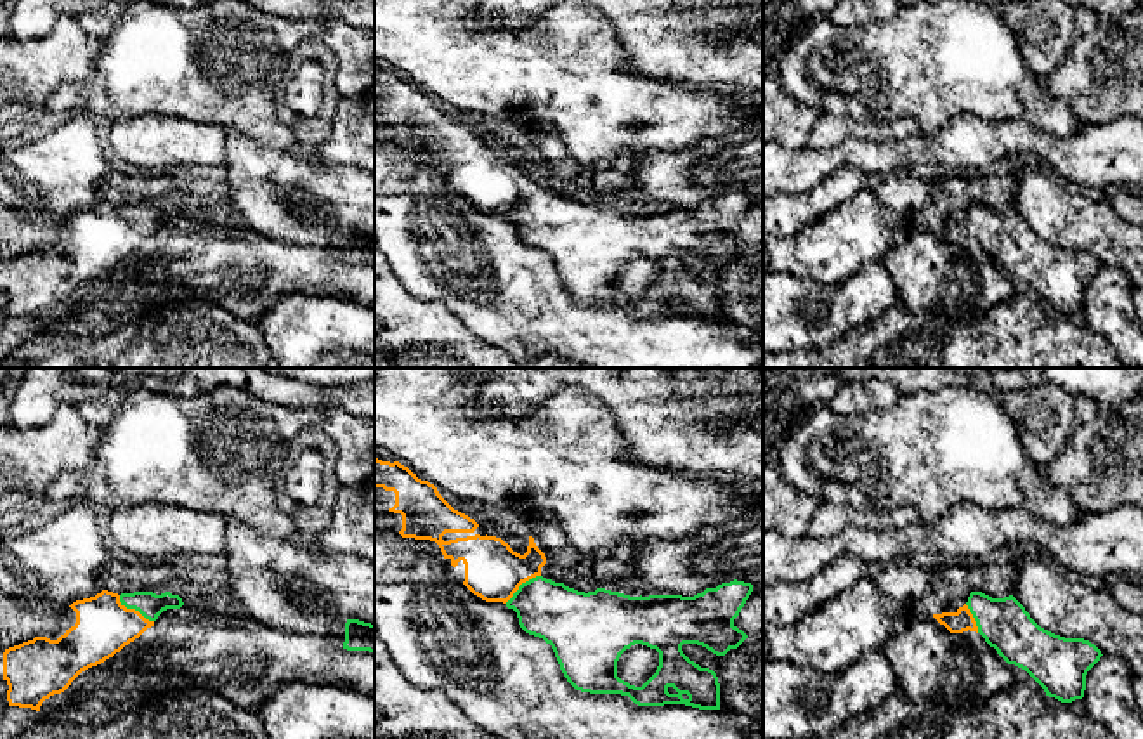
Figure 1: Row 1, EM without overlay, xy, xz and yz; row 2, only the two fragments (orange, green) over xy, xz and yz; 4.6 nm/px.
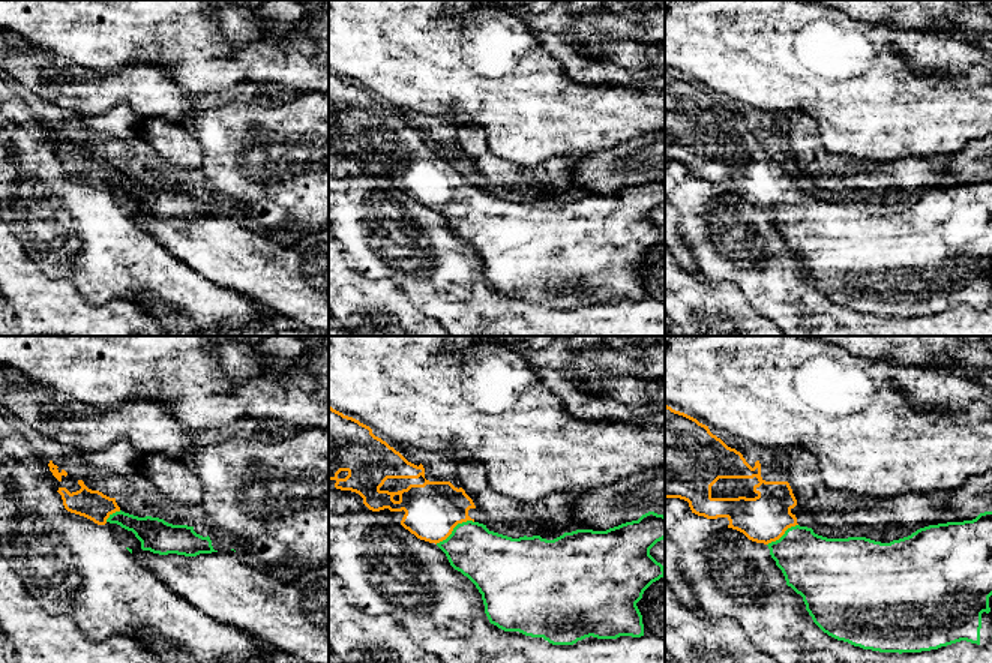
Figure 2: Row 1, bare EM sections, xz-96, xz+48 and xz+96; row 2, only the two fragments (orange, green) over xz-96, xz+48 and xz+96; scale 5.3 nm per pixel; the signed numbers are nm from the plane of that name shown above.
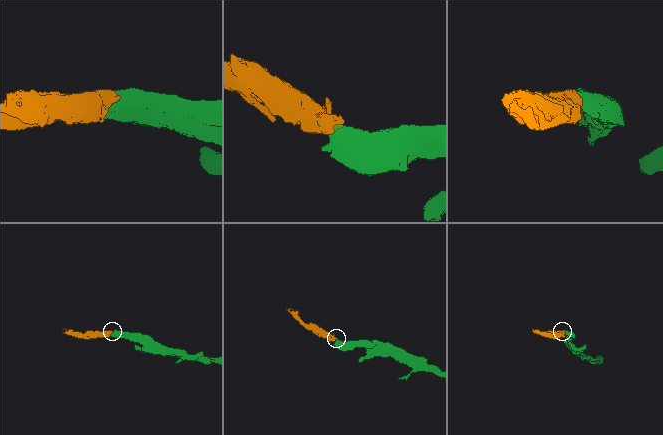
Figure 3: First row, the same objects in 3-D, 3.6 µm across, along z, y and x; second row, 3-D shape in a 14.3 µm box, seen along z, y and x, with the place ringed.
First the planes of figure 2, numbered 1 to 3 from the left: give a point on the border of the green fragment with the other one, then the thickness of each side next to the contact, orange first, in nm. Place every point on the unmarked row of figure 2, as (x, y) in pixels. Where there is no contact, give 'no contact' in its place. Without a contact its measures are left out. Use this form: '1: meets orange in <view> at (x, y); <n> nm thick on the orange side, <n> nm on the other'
1: meets orange in xz-96 at (113, 176); 160 nm thick on the orange side, 170 nm on the other
2: meets orange in xz+48 at (453, 191); 300 nm thick on the orange side, 300 nm on the other
3: meets orange in xz+96 at (782, 198); 260 nm thick on the orange side, 340 nm on the other

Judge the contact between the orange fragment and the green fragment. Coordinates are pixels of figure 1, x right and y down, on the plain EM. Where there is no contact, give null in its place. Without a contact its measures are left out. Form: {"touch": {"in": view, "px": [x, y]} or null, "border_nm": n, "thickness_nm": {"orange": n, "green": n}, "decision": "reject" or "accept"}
{"touch": {"in": "xy", "px": [134, 221]}, "border_nm": 200, "thickness_nm": {"orange": 260, "green": 120}, "decision": "accept"}

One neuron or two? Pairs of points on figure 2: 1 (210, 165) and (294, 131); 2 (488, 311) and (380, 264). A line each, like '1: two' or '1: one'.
1: one
2: one

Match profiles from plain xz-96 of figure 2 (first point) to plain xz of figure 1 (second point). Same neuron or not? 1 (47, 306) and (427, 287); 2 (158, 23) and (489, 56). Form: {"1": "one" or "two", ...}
{"1": "two", "2": "two"}

